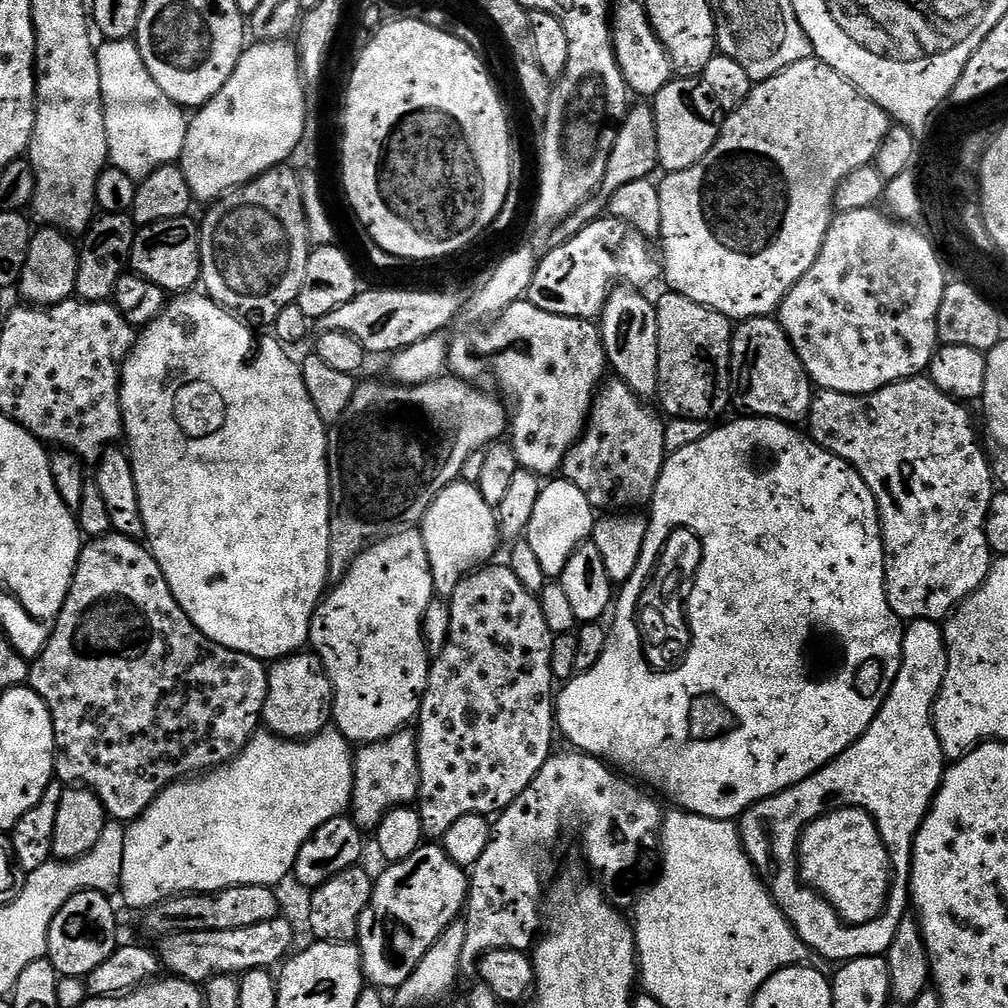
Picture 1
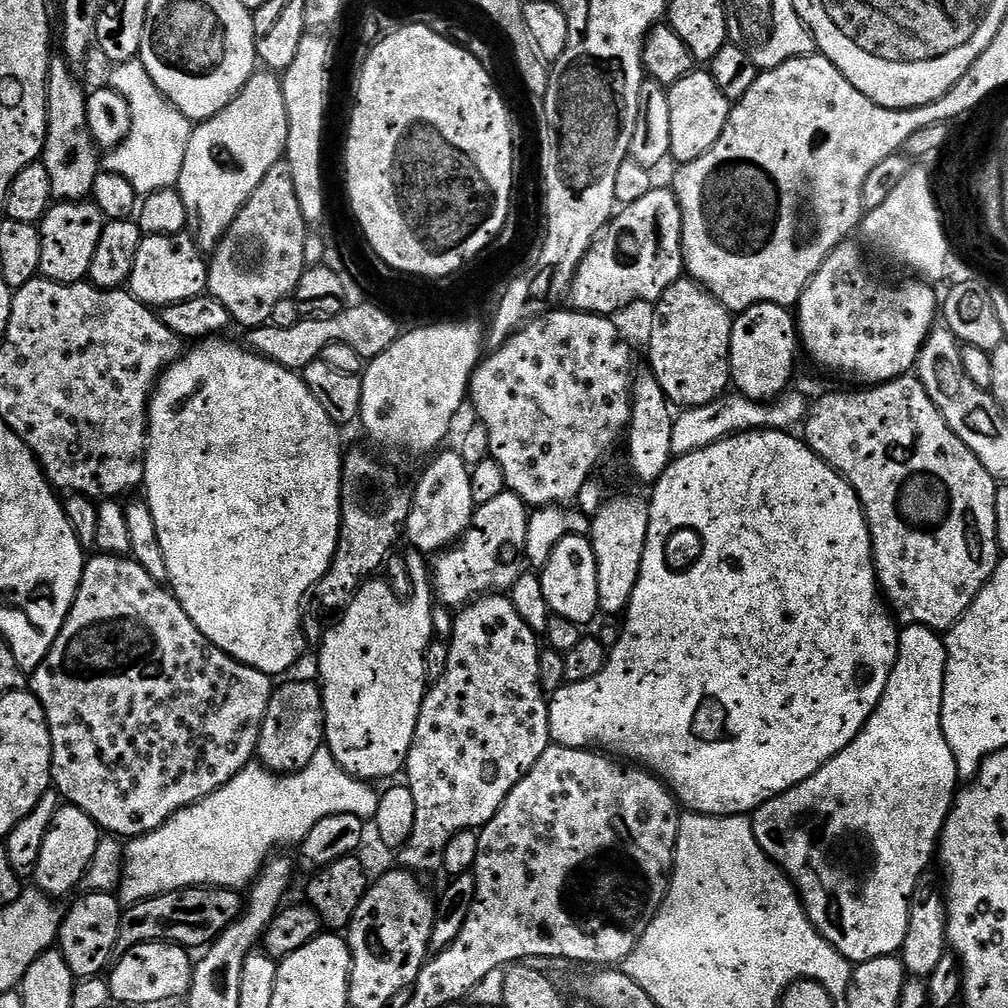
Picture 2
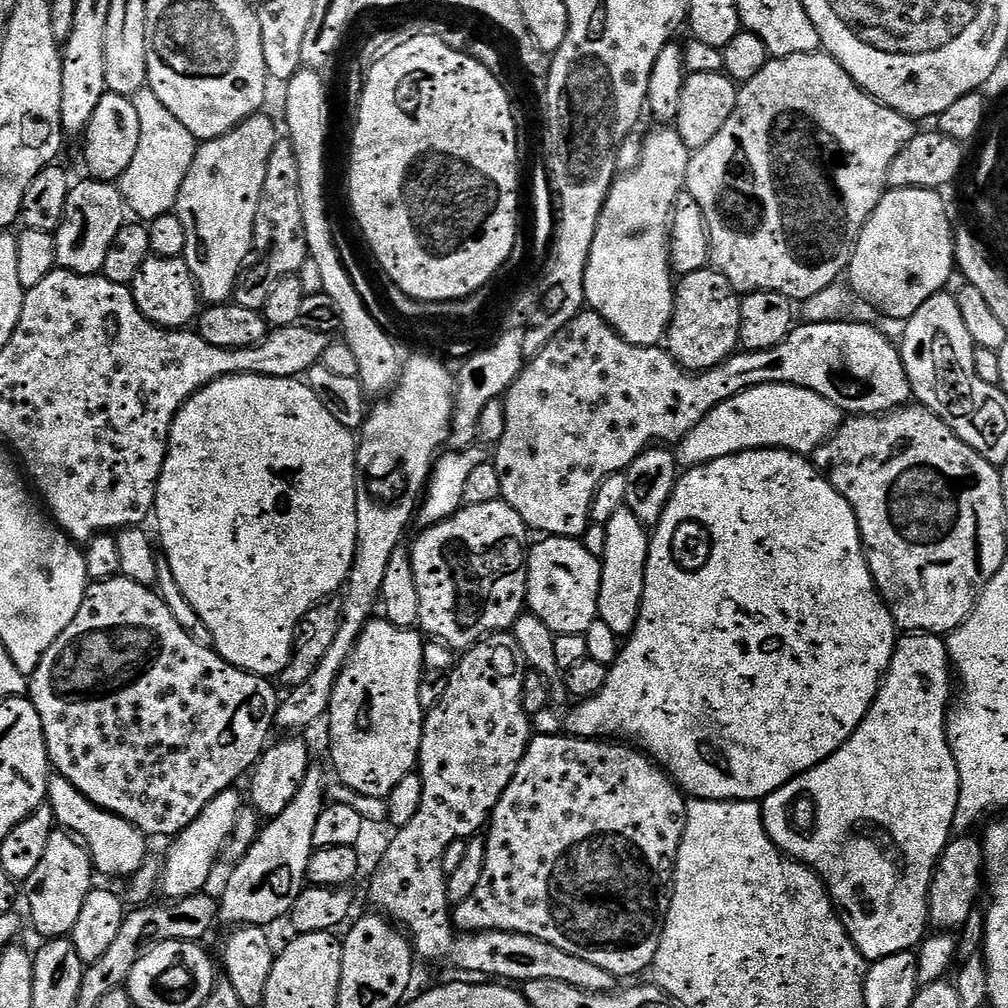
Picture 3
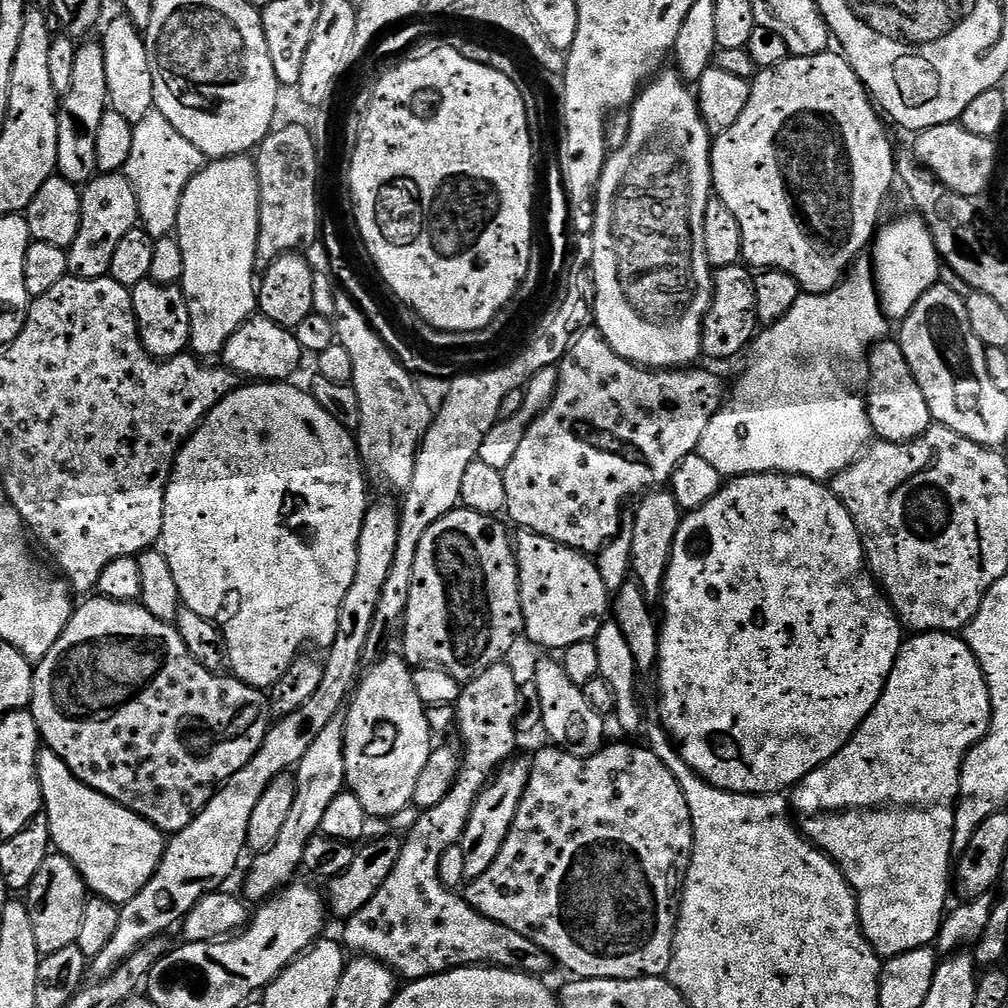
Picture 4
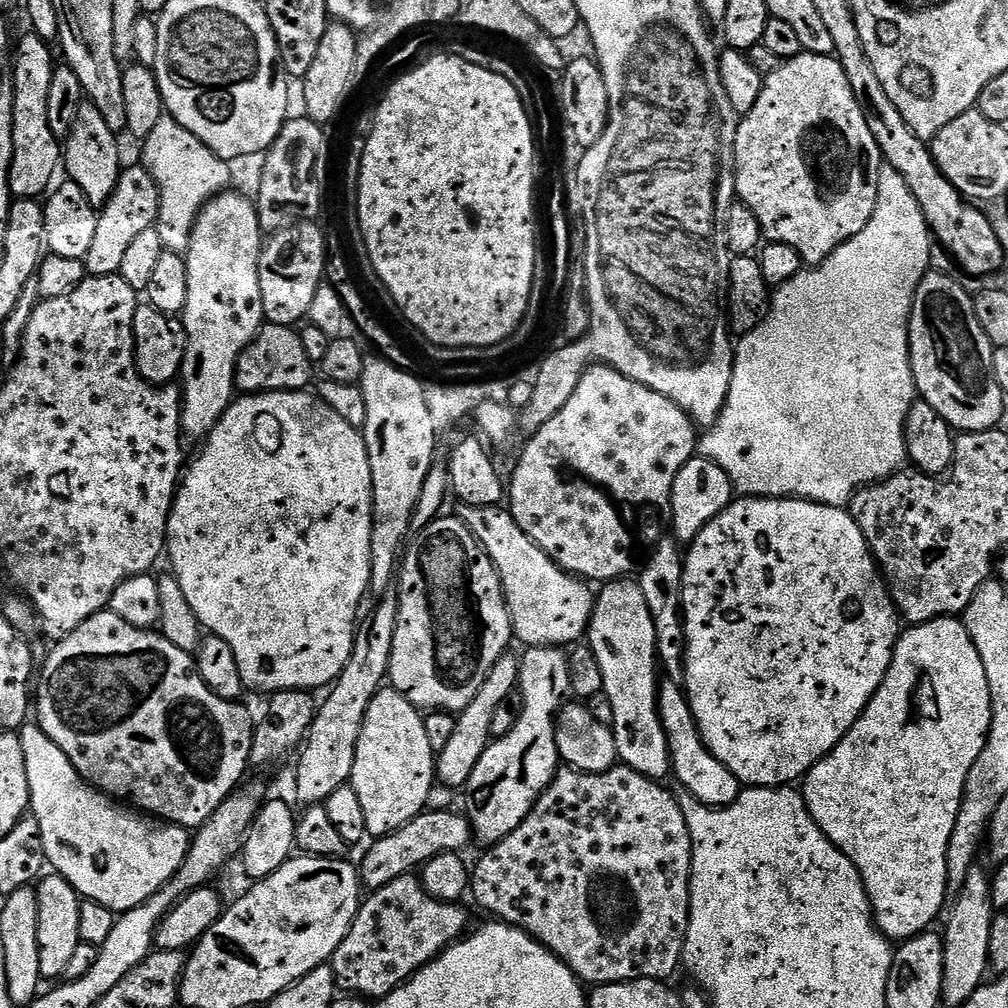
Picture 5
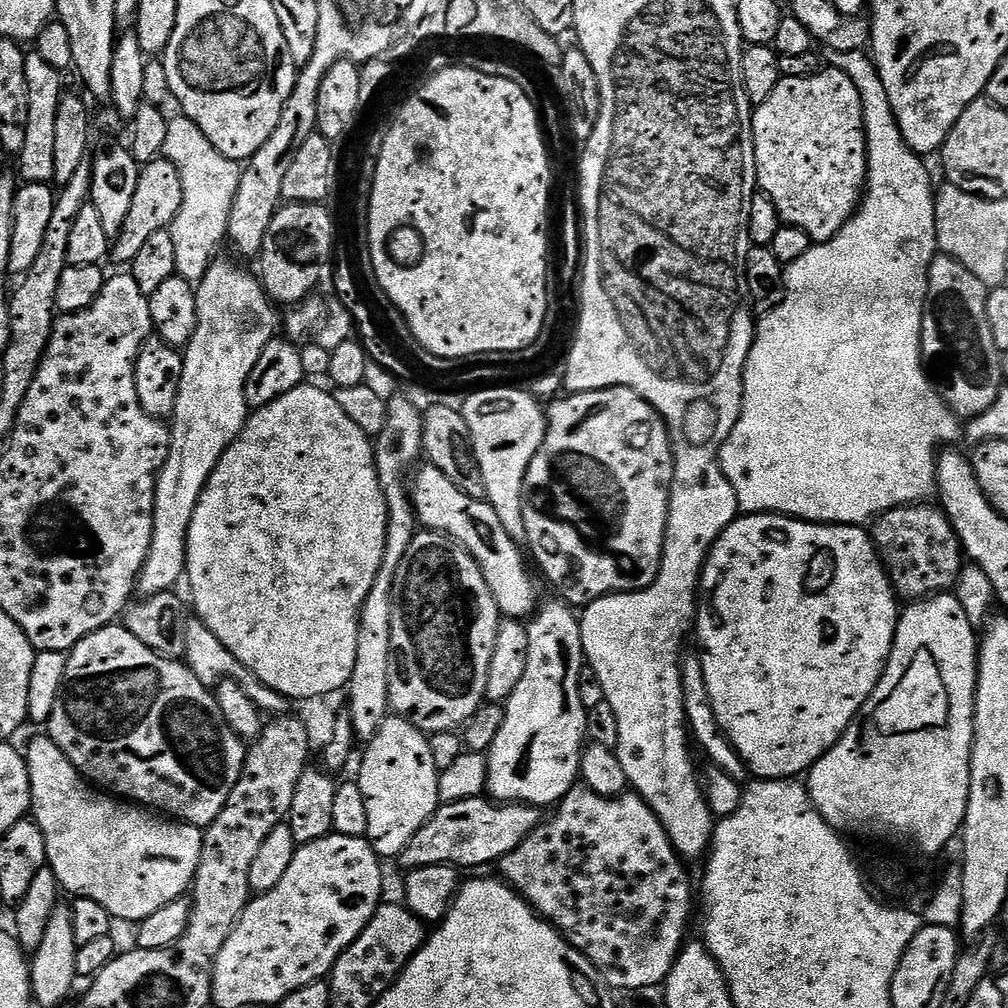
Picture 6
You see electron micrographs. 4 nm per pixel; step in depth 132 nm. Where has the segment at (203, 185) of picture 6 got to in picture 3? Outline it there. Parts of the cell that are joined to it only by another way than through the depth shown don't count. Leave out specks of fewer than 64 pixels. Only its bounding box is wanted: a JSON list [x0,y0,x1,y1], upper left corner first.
[118,86,198,222]

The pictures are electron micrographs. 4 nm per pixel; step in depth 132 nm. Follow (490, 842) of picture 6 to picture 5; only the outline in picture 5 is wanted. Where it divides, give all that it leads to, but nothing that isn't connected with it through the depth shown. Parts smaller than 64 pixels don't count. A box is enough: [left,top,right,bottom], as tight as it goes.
[358,810,474,890]

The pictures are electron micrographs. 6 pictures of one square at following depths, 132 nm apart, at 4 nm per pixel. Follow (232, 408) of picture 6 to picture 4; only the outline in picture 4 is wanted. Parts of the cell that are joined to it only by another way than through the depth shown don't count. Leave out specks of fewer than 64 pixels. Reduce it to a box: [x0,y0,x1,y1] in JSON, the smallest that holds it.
[175,154,260,358]

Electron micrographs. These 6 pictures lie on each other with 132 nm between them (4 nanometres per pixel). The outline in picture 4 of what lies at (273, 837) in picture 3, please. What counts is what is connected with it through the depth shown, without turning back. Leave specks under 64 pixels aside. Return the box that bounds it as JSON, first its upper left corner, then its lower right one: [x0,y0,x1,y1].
[242,715,345,902]

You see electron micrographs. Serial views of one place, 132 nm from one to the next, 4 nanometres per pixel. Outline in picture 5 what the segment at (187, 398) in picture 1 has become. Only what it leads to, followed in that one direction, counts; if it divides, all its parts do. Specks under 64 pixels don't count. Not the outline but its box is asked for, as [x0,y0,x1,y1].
[166,390,372,694]

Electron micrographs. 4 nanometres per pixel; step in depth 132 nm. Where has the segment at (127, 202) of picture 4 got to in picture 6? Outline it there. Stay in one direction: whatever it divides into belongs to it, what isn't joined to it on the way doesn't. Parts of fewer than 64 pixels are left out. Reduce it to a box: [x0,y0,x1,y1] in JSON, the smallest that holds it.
[110,158,182,265]

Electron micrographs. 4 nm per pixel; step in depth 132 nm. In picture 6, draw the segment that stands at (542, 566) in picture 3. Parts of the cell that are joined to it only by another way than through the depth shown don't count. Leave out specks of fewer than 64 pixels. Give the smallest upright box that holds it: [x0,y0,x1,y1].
[410,463,537,621]

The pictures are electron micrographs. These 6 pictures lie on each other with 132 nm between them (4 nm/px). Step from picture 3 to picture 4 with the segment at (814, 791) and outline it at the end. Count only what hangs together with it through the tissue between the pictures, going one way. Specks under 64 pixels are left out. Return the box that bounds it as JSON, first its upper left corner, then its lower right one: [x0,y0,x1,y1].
[790,632,992,958]

